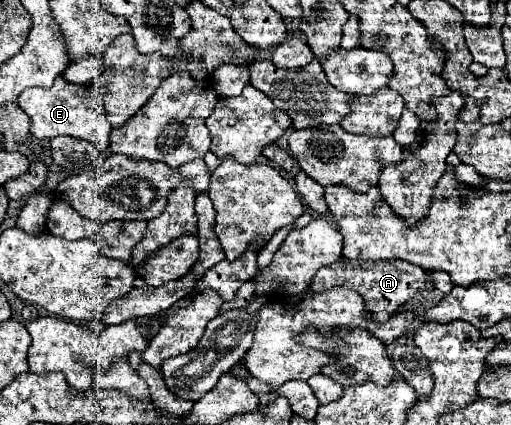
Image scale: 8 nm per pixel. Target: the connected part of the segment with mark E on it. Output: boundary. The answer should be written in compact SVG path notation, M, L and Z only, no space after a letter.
M59 75L51 87L33 87L23 91L17 105L29 115L33 137L51 139L57 135L71 135L77 139L87 139L97 151L103 151L109 145L109 133L113 127L105 117L105 107L95 105L95 93L87 85L73 85Z

